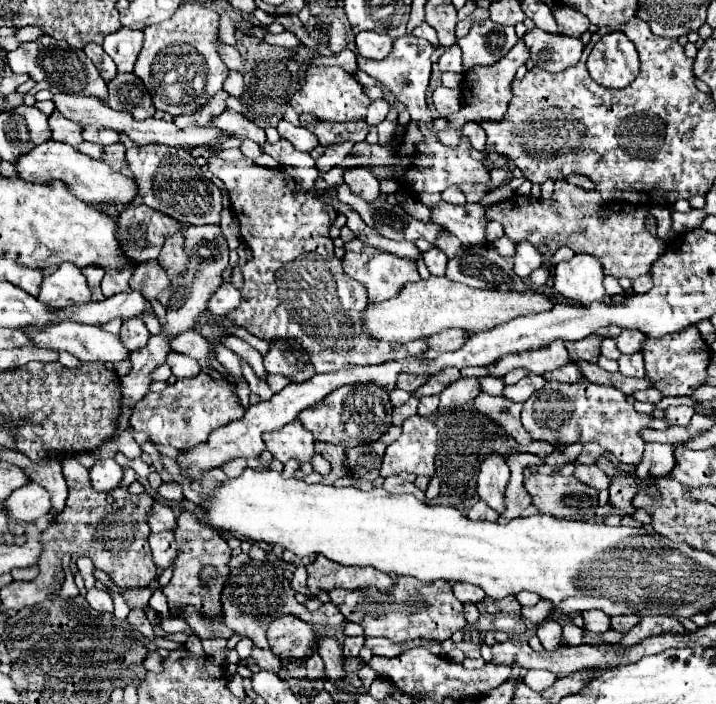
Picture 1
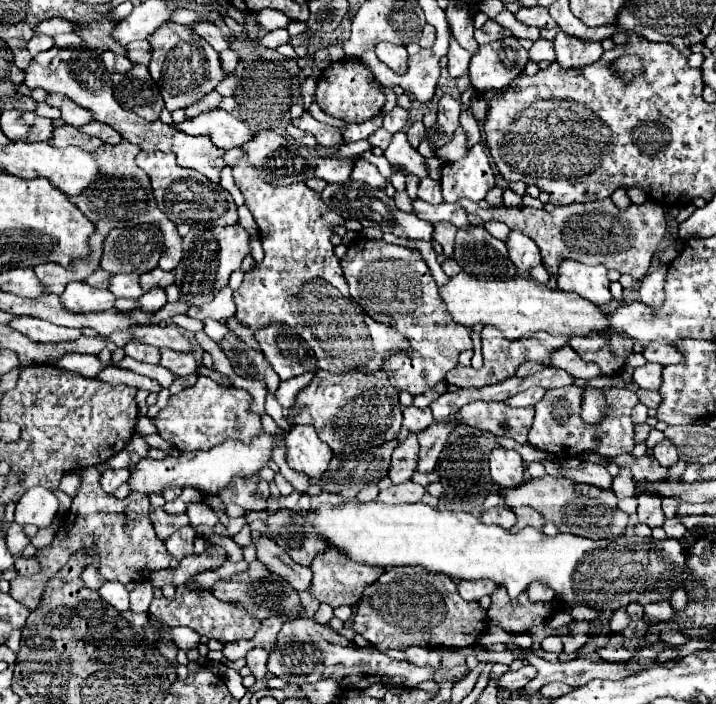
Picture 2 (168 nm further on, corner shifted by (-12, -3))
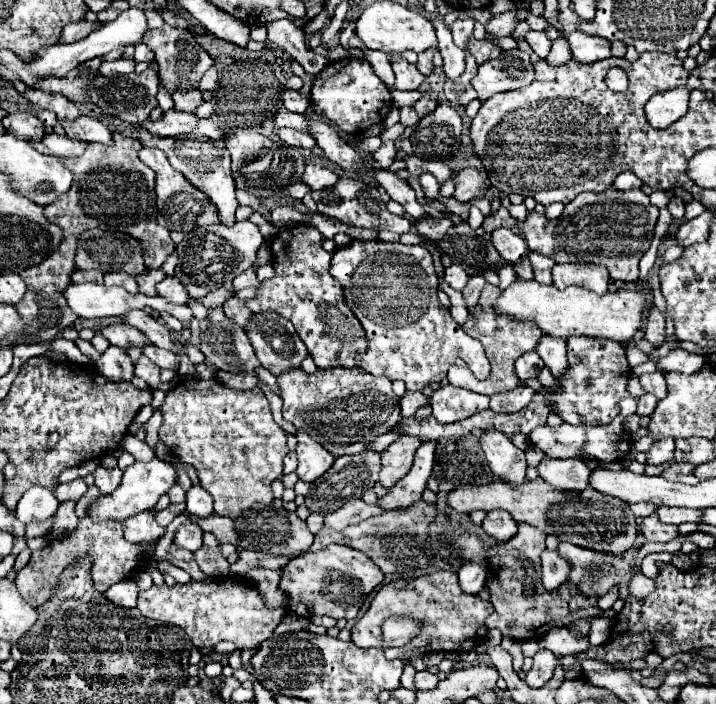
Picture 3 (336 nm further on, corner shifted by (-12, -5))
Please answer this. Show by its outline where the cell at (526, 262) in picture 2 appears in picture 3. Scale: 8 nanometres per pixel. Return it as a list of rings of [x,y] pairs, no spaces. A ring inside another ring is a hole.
[[[510,228],[494,230],[492,232],[492,244],[508,264],[518,264],[522,258],[528,256],[526,240],[520,234],[512,232]]]

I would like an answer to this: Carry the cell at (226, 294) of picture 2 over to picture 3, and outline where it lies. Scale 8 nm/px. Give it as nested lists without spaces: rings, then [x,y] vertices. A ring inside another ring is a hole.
[[[70,284],[66,290],[64,290],[64,298],[68,300],[68,306],[72,308],[74,314],[78,314],[80,318],[108,318],[108,316],[122,316],[126,310],[130,308],[146,308],[146,306],[152,306],[156,312],[166,312],[174,318],[178,318],[180,322],[184,324],[190,324],[192,320],[192,310],[184,304],[184,306],[176,306],[176,304],[170,304],[166,300],[162,300],[160,296],[144,296],[144,294],[128,294],[124,288],[120,286],[112,286],[112,288],[106,288],[104,284]]]

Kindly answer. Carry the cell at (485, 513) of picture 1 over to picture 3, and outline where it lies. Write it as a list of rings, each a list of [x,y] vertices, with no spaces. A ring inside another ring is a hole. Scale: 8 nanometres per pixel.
[[[504,510],[488,512],[482,522],[482,528],[486,530],[486,534],[496,538],[498,542],[510,540],[516,534],[516,522],[512,520],[510,512],[504,512]]]

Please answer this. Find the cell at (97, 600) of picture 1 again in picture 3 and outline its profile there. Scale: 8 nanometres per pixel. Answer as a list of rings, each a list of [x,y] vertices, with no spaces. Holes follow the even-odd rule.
[[[124,580],[124,582],[118,582],[114,586],[110,586],[104,596],[118,604],[118,606],[124,606],[124,608],[134,608],[136,606],[136,598],[138,598],[138,586],[136,582],[132,580]]]

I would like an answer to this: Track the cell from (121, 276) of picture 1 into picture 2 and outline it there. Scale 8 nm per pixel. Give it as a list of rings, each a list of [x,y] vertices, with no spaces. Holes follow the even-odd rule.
[[[116,274],[110,278],[110,292],[116,294],[116,298],[140,298],[144,290],[138,284],[136,274]]]

